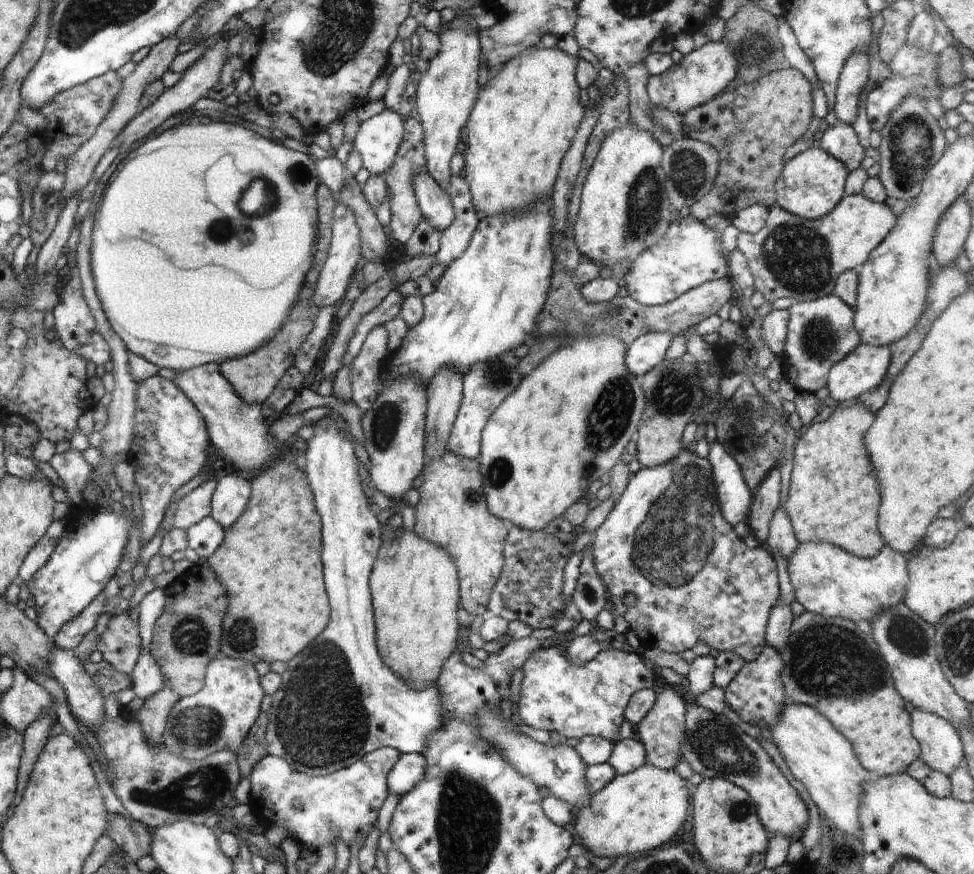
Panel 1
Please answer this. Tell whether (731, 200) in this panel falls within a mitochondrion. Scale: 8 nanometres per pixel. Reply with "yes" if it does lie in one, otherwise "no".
no

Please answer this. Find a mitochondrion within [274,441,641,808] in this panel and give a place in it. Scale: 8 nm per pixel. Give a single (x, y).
(500, 471)

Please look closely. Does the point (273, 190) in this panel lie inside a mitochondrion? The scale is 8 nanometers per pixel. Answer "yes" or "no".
yes

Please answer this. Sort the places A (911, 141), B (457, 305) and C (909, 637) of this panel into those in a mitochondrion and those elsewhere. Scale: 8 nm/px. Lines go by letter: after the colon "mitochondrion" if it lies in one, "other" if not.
A: mitochondrion
B: mitochondrion
C: mitochondrion

